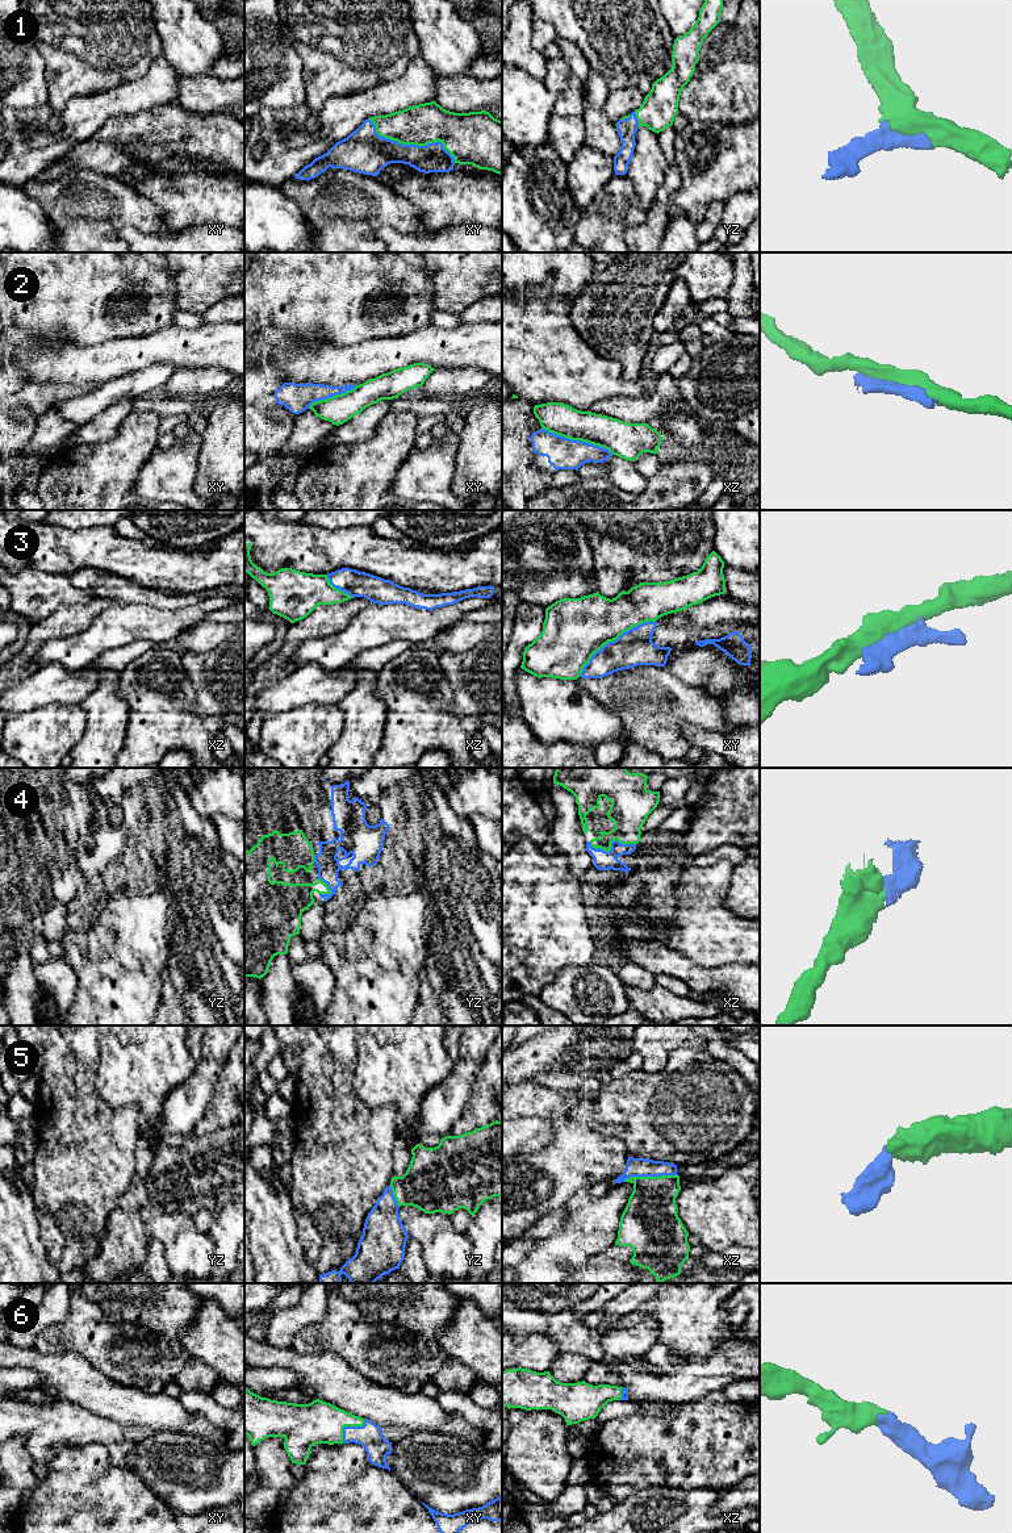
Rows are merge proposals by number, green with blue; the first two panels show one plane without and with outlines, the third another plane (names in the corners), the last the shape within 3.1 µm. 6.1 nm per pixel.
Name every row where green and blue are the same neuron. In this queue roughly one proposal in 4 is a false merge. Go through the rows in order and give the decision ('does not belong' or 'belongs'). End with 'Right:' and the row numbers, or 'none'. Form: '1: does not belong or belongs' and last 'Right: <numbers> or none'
1: belongs
2: does not belong
3: does not belong
4: belongs
5: belongs
6: belongs
Right: 1, 4, 5, 6

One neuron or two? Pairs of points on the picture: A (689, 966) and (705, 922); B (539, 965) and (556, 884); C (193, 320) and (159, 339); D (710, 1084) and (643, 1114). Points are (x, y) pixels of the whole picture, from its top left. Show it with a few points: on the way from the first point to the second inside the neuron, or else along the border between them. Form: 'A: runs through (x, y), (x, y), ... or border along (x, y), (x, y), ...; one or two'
A: border along (668, 938), (672, 948), (706, 966), (720, 968); two
B: runs through (539, 945), (539, 903); one
C: border along (204, 322), (193, 328), (174, 325); two
D: runs through (693, 1101), (680, 1114), (660, 1114); one

